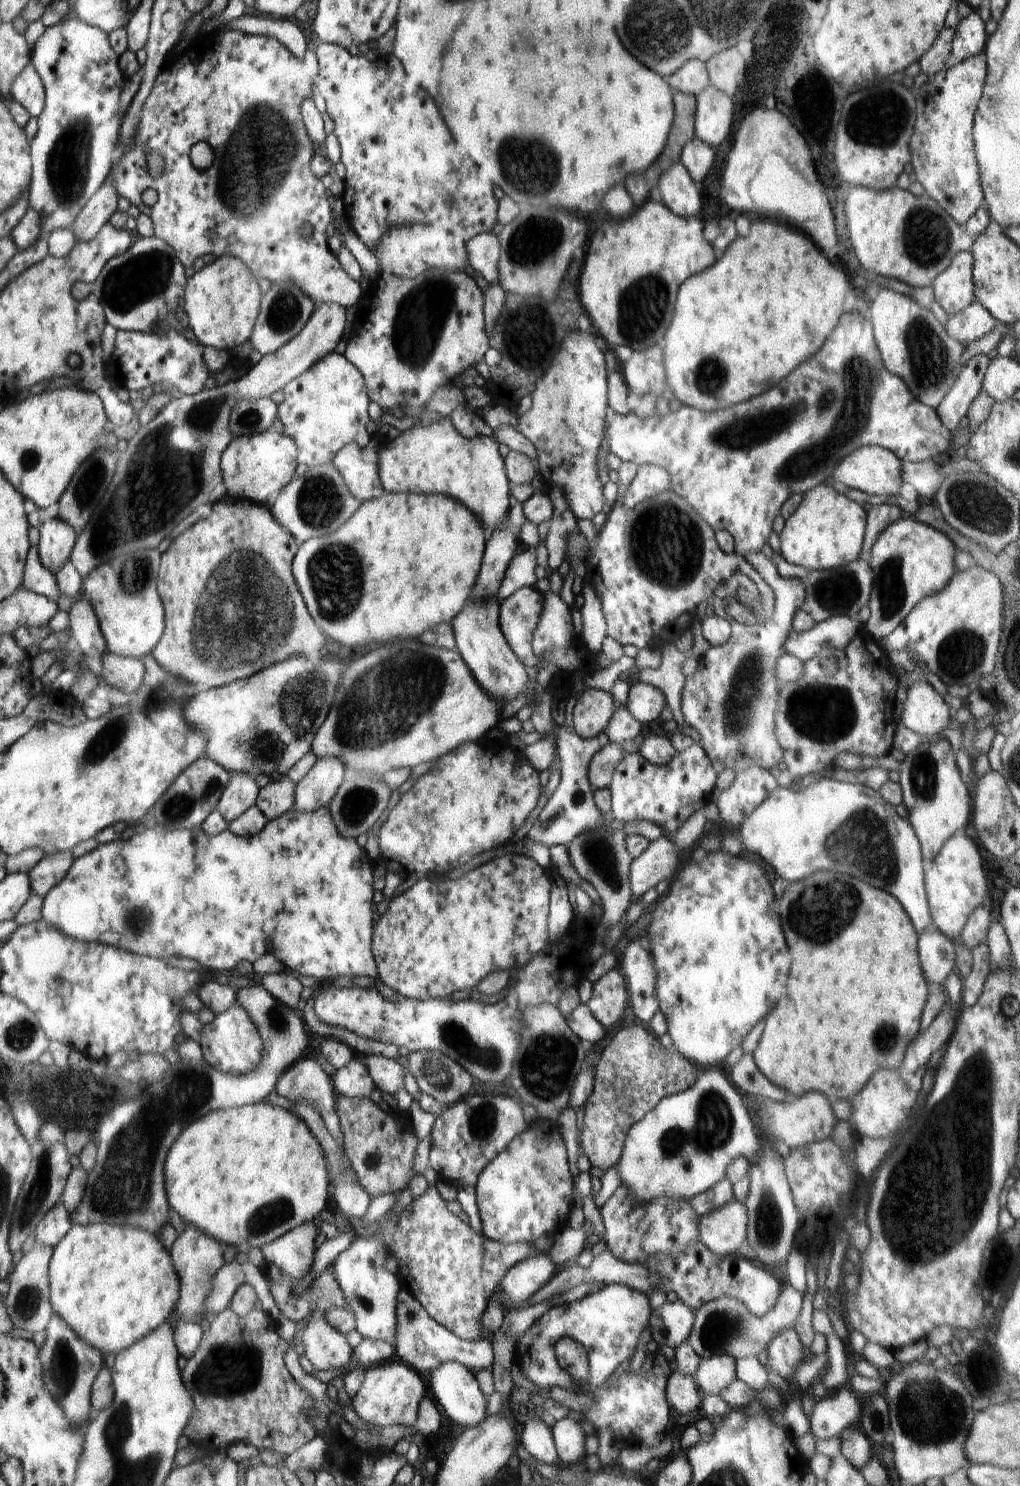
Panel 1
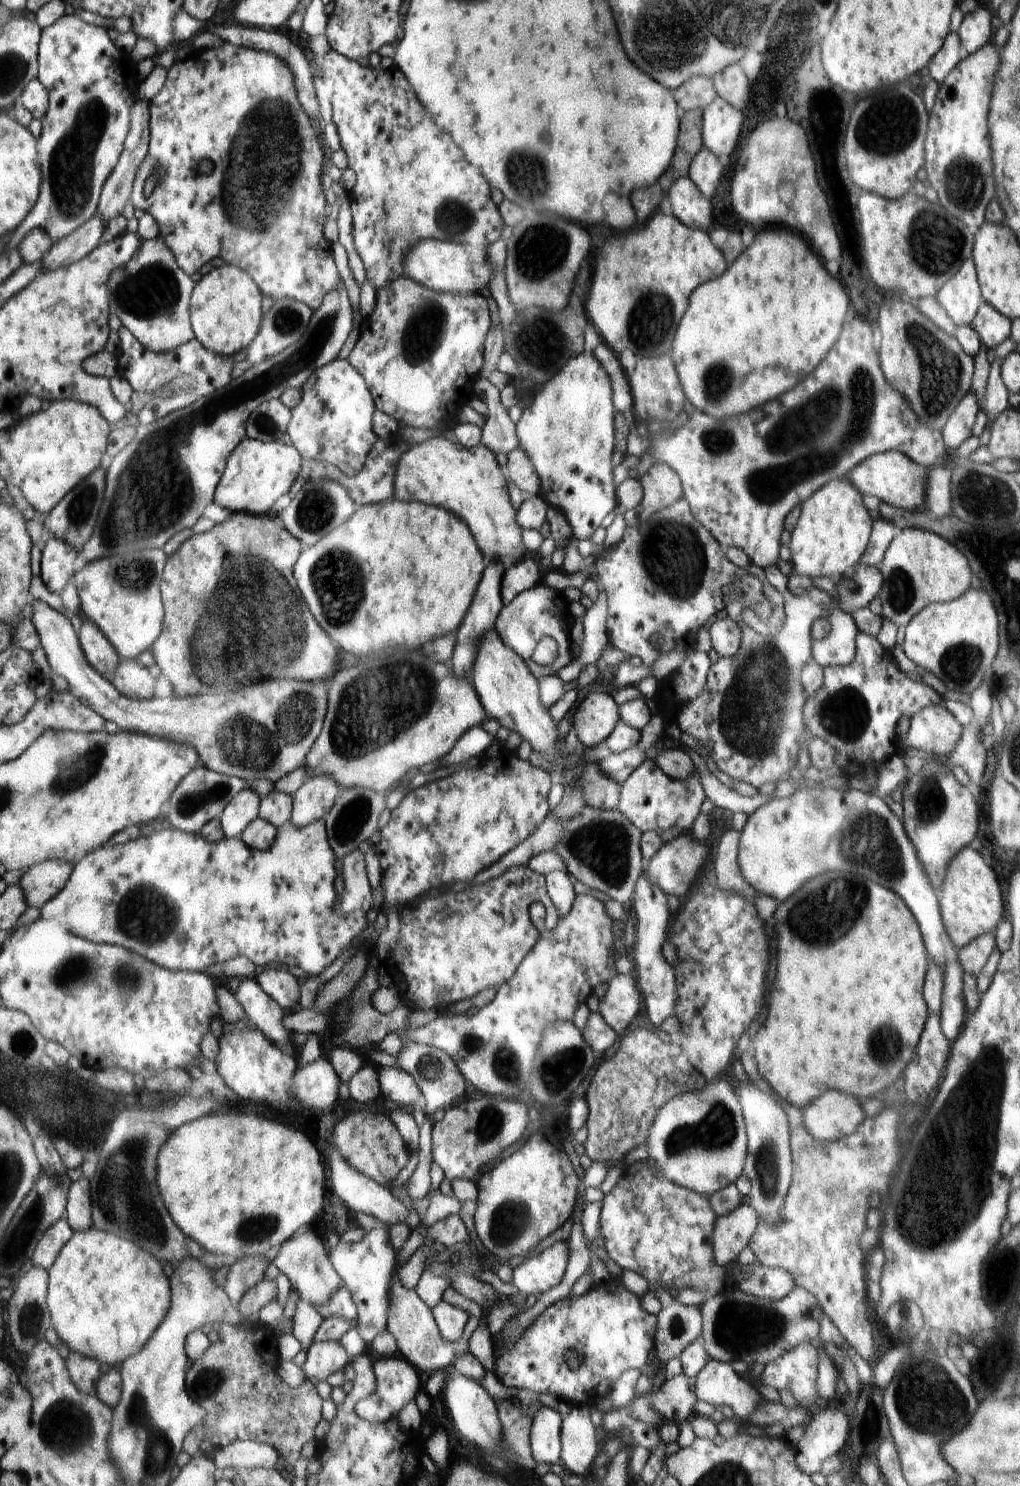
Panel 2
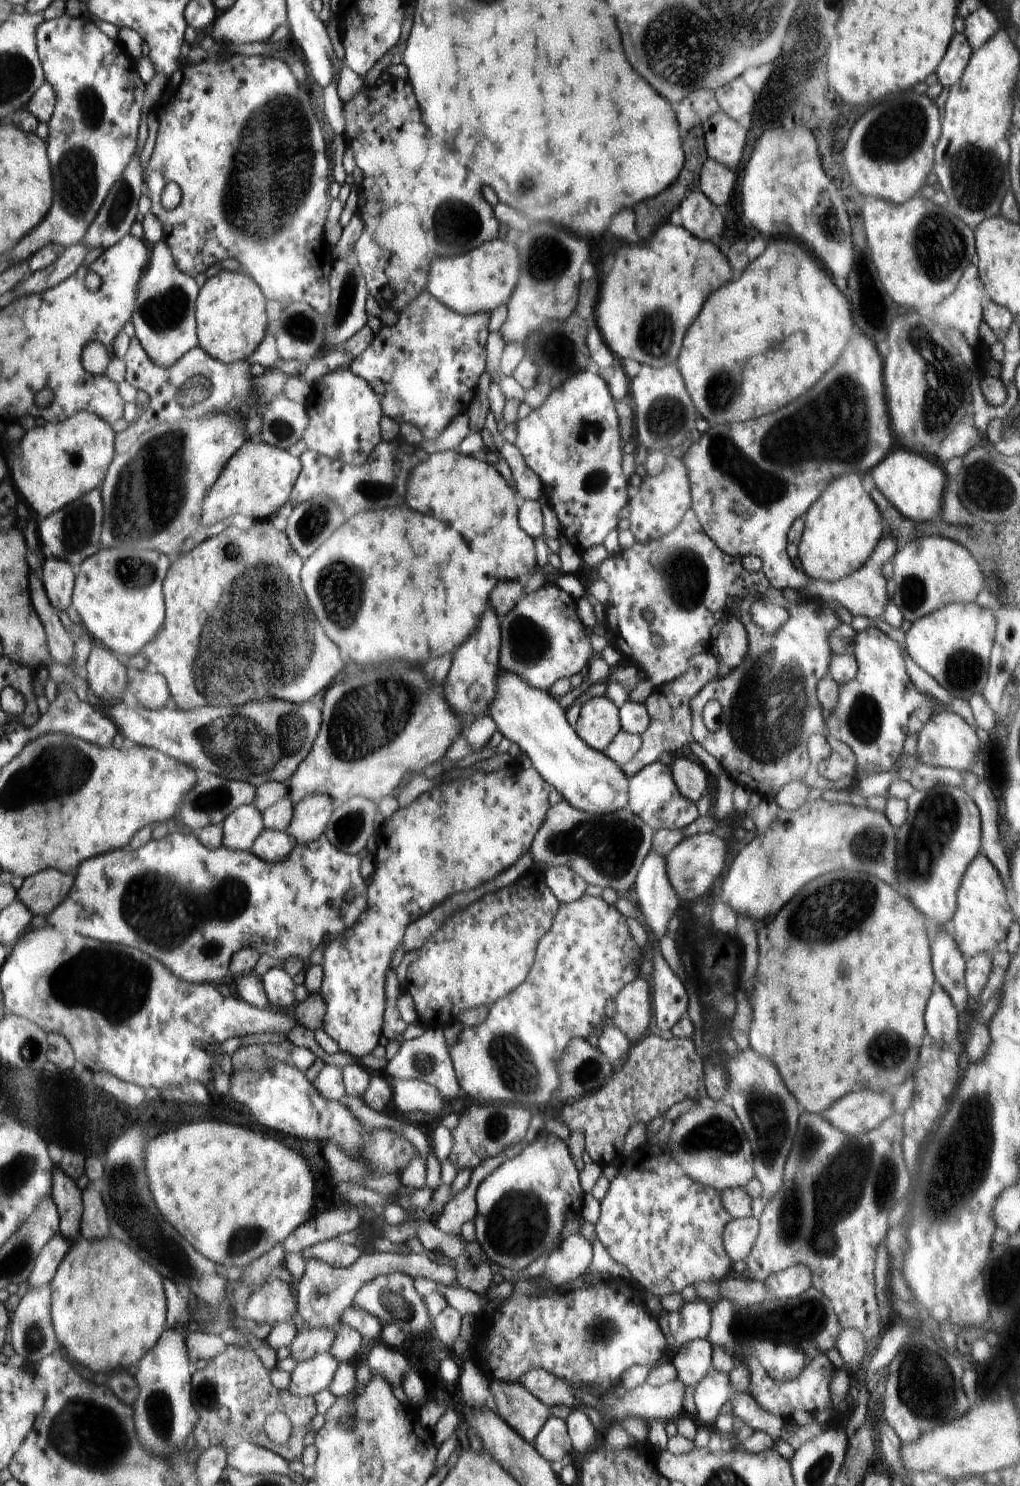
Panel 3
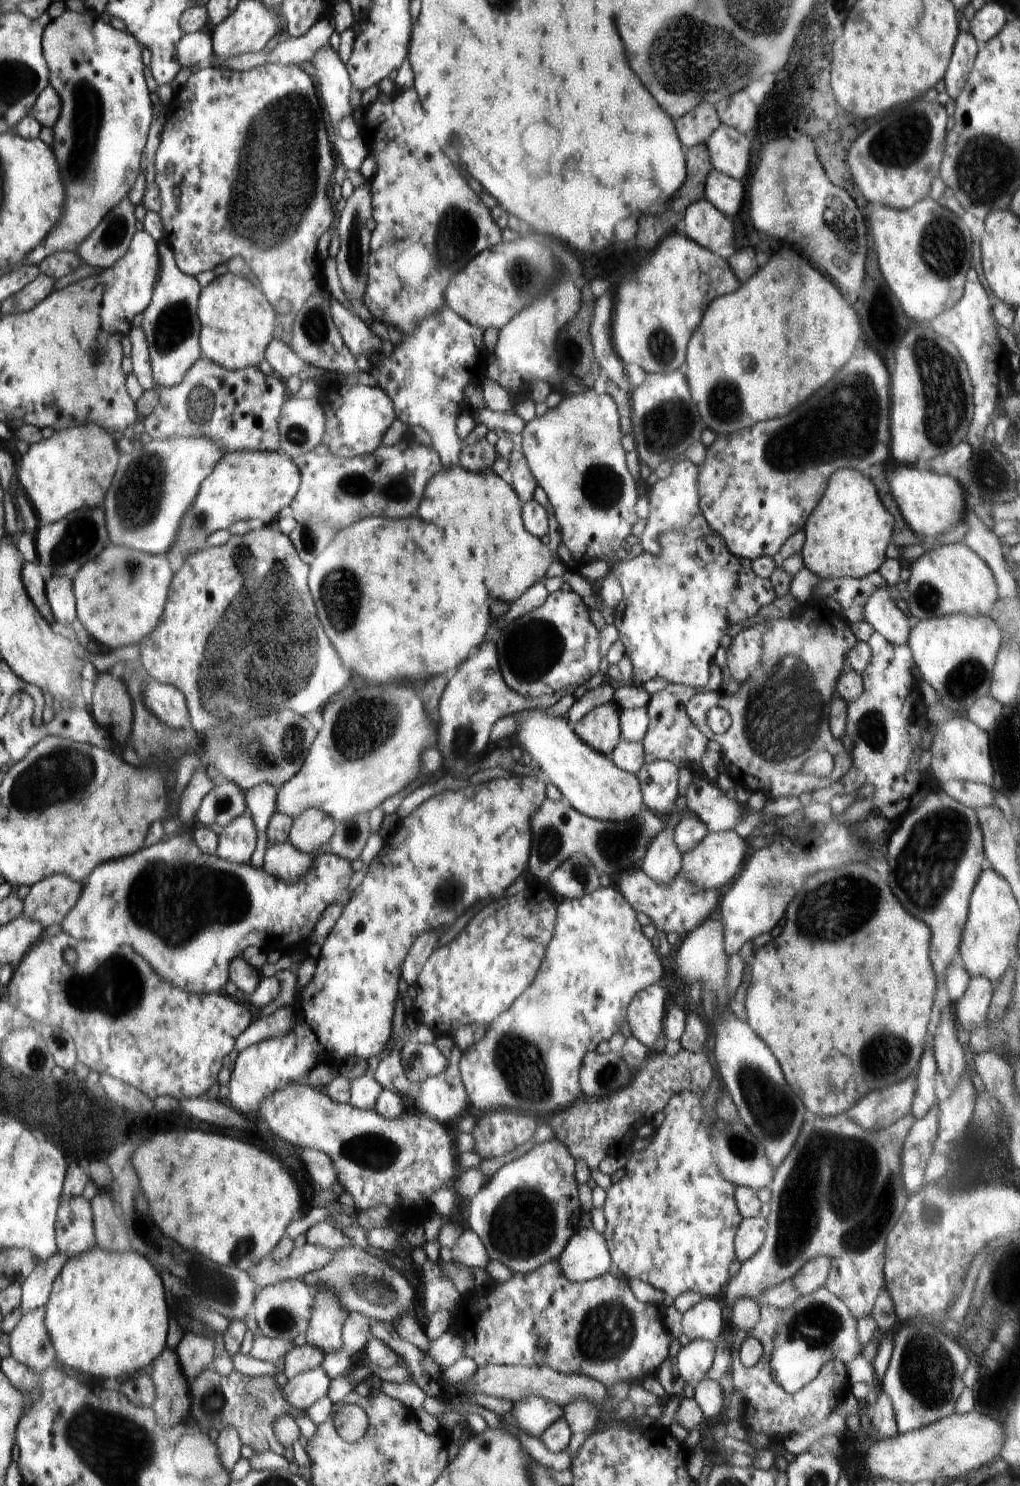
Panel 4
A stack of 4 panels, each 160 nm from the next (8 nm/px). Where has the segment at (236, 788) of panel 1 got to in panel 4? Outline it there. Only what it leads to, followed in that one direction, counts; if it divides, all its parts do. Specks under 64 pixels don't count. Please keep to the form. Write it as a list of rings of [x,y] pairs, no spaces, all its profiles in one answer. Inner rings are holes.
[[[246,812],[237,820],[217,830],[219,844],[217,856],[235,864],[251,862],[257,842],[257,832],[252,816]]]

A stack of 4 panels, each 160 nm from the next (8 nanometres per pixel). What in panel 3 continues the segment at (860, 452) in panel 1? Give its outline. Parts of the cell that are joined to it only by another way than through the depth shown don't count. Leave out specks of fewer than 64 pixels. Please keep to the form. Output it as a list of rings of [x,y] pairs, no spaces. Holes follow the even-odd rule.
[[[895,449],[882,463],[870,472],[876,488],[882,496],[896,508],[903,517],[914,522],[930,521],[932,516],[940,519],[942,500],[945,492],[946,475],[940,466],[932,464],[930,456],[915,450]]]

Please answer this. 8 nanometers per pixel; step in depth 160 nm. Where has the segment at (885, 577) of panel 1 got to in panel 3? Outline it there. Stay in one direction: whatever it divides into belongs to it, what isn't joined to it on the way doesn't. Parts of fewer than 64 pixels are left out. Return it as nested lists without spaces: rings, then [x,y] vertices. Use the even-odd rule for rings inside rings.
[[[940,536],[912,538],[900,543],[892,558],[894,594],[889,598],[902,612],[904,620],[914,623],[954,602],[975,602],[984,588],[984,578],[978,562],[966,548]]]

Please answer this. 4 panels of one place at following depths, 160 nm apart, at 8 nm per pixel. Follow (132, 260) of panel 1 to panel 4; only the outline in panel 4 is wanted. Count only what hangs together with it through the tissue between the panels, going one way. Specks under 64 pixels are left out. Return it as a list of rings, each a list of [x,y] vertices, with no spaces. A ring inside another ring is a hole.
[[[163,241],[158,242],[162,258],[161,276],[158,276],[157,288],[154,288],[152,303],[142,312],[140,328],[144,332],[149,352],[154,382],[166,388],[181,384],[189,374],[190,368],[201,359],[200,316],[196,316],[196,304],[200,295],[200,286],[196,278],[182,273],[177,268],[175,254]]]

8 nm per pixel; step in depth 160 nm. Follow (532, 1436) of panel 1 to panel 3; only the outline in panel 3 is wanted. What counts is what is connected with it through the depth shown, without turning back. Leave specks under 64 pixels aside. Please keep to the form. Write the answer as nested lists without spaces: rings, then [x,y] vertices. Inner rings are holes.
[[[548,1416],[533,1446],[546,1461],[558,1465],[564,1456],[573,1452],[566,1422],[558,1416]]]

